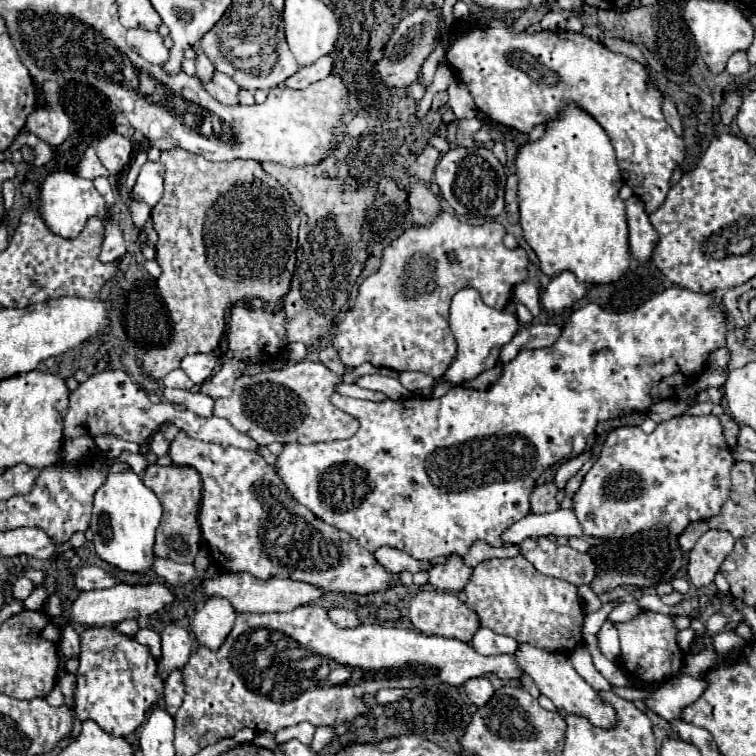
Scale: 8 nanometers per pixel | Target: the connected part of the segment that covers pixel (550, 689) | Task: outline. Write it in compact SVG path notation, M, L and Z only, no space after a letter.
M518 644L514 658L516 658L516 664L536 682L540 694L548 696L556 708L564 708L568 714L584 714L584 718L588 718L594 726L614 726L616 724L616 714L612 706L602 702L598 692L592 686L588 686L588 682L574 670L566 654L546 652L532 644Z

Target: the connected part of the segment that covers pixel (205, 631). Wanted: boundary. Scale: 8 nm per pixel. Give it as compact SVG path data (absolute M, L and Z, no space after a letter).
M208 598L192 620L192 632L198 644L218 650L230 634L234 620L236 612L226 598Z

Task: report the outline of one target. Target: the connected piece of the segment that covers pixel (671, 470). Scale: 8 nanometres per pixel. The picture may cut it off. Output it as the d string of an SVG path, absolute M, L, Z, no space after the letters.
M676 416L660 422L652 434L644 434L638 426L616 428L606 436L598 460L582 478L574 494L574 514L578 516L586 536L604 540L630 538L646 530L668 530L682 534L690 522L710 520L722 508L730 494L730 468L734 466L732 450L724 440L720 420L708 416Z

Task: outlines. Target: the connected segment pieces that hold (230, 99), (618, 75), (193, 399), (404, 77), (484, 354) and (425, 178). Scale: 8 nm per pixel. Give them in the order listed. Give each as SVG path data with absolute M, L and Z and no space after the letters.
M216 72L212 76L212 80L208 84L202 84L208 94L212 94L212 98L216 98L220 104L224 106L236 106L238 104L238 92L240 92L240 86L228 78L226 74L220 74Z
M492 20L492 22L488 24L486 30L460 30L460 32L458 32L458 40L454 42L454 46L452 46L450 52L448 52L448 62L450 62L450 66L458 72L458 78L468 86L468 90L470 90L470 94L472 94L472 98L474 98L474 104L476 104L476 108L478 108L480 112L484 112L484 114L486 114L488 118L492 118L494 122L504 124L504 126L514 128L514 130L524 132L524 134L530 134L532 128L538 126L538 124L546 124L548 120L554 120L554 118L558 116L560 108L564 108L566 104L574 102L576 106L580 106L584 112L588 112L588 114L606 130L606 134L608 134L612 146L614 146L614 150L616 150L616 158L618 158L618 166L620 166L620 172L622 172L622 180L624 180L626 184L630 184L634 196L638 196L638 198L644 202L646 212L648 212L648 214L656 212L656 210L662 206L662 202L666 200L666 194L668 194L668 190L670 190L670 176L672 176L674 168L678 168L678 166L682 164L682 160L684 160L684 140L678 138L678 136L674 134L674 130L666 124L664 114L662 114L662 92L660 92L660 90L656 88L656 84L650 80L650 76L646 74L646 68L644 68L640 62L636 62L636 60L632 60L632 58L626 58L626 56L622 56L622 54L614 54L614 52L610 52L604 44L598 44L598 42L594 42L592 38L588 38L588 36L584 36L584 34L572 34L572 32L540 32L540 34L526 34L526 32L522 32L522 34L514 34L514 32L510 32L508 24L502 22L502 20Z
M164 388L162 396L164 396L164 400L168 400L172 404L180 404L186 410L192 410L198 416L212 416L212 412L214 412L214 400L206 394L200 394L200 392L192 394L190 390Z
M420 6L416 12L408 14L398 24L394 34L390 36L390 42L384 48L384 60L378 62L378 66L376 66L384 86L404 88L404 86L410 86L412 82L418 80L424 60L432 54L432 50L438 42L438 34L440 34L438 32L438 22L440 22L440 18L434 10L434 6Z
M462 288L454 294L450 304L450 330L456 336L456 356L450 364L450 368L440 378L442 382L450 384L464 384L480 376L484 370L490 370L498 362L498 354L504 344L512 340L512 336L518 332L518 320L510 312L492 312L490 306L486 306L480 298L480 294L474 288Z
M426 148L410 166L408 166L408 176L420 180L420 182L430 182L433 178L434 168L436 168L436 162L438 162L440 154L436 148Z

